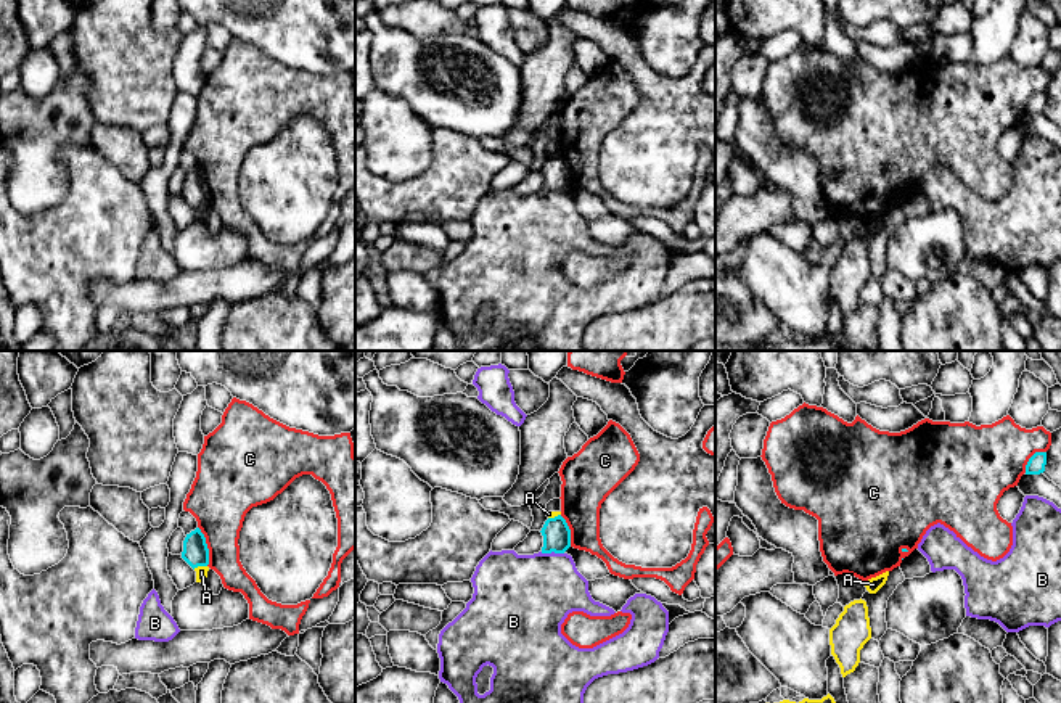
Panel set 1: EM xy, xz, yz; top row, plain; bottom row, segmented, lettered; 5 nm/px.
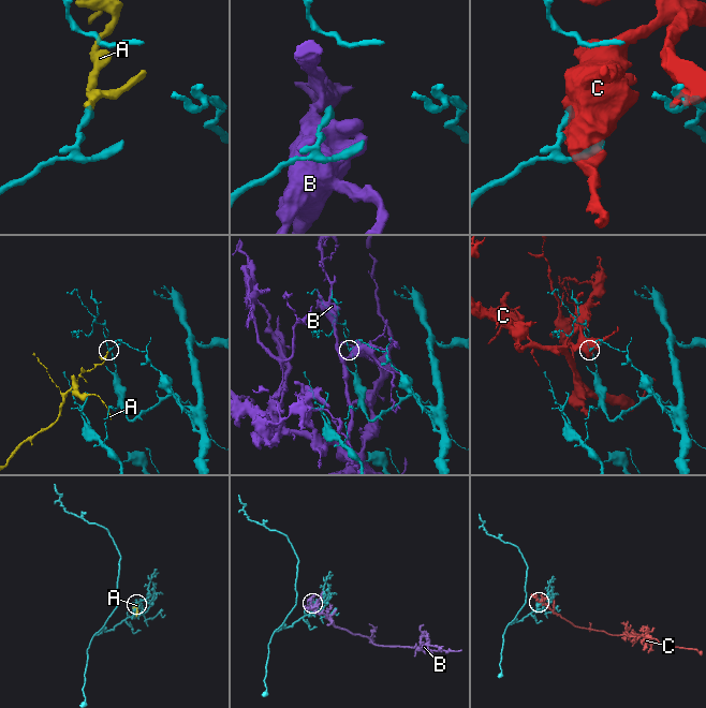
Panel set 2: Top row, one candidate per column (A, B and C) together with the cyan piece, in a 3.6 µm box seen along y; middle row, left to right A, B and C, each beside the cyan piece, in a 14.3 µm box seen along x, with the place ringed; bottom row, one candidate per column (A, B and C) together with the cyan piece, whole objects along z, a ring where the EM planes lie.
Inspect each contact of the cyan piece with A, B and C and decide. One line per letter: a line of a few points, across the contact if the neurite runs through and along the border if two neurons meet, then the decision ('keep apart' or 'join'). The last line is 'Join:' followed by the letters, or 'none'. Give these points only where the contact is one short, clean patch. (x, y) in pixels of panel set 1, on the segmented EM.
A: keep apart
B: keep apart
C: keep apart
Join: none

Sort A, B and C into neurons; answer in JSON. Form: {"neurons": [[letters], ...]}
{"neurons": [["A"], ["B"], ["C"]]}

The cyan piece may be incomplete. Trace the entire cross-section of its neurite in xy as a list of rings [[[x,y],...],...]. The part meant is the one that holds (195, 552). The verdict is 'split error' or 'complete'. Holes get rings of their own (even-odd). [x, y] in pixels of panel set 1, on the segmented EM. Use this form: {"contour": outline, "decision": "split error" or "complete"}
{"contour": [[[199,528],[186,534],[182,558],[195,569],[209,565],[209,549]]], "decision": "complete"}

